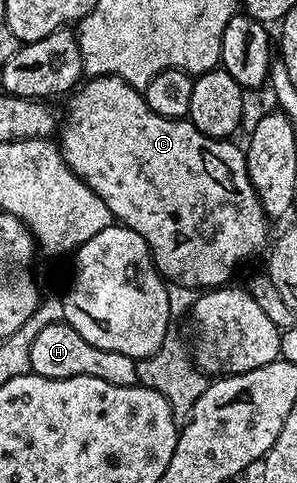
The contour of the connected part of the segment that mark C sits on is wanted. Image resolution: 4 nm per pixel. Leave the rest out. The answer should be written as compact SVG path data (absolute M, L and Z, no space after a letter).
M118 76L89 77L68 100L68 123L65 126L63 123L58 130L58 145L64 155L66 164L86 185L94 192L98 192L98 196L102 196L102 200L106 200L106 208L110 208L113 219L119 225L129 226L134 232L138 232L138 236L142 236L142 240L146 240L161 278L178 286L219 288L233 281L232 273L251 256L252 250L262 249L261 251L263 251L265 249L266 243L269 241L268 225L270 225L270 219L265 214L262 204L250 184L248 160L245 151L241 147L239 150L234 144L235 141L206 136L194 123L183 118L158 116L158 112L154 112L146 104L143 93L130 84L126 84L126 80L122 80Z

